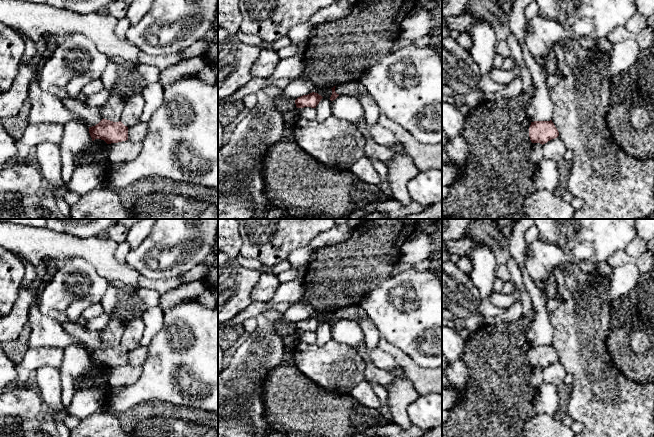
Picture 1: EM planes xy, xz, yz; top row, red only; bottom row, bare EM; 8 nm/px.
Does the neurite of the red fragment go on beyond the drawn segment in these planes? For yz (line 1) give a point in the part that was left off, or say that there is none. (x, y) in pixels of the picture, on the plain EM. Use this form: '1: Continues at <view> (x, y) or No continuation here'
1: No continuation here

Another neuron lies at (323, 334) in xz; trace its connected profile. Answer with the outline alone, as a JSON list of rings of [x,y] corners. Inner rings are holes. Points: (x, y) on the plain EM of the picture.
[[[323,321],[319,328],[316,330],[316,344],[318,346],[324,346],[327,342],[332,339],[331,324]]]

